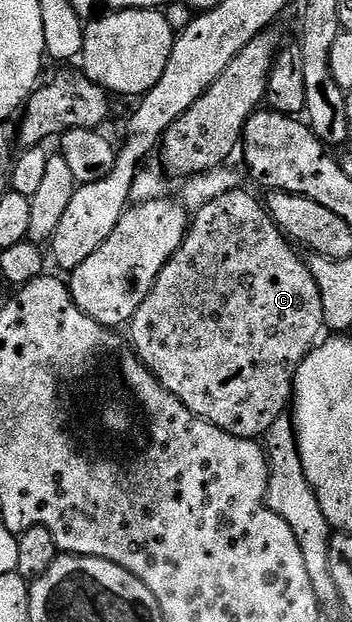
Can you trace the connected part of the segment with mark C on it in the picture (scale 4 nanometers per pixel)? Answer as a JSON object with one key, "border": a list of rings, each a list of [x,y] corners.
{"border":[[[243,190],[225,192],[220,198],[212,198],[208,206],[197,209],[193,213],[186,229],[186,237],[178,252],[166,263],[164,270],[156,278],[148,298],[140,302],[140,310],[129,322],[130,340],[134,343],[133,355],[142,361],[150,373],[162,383],[192,414],[199,416],[201,420],[212,422],[212,426],[220,426],[233,436],[239,436],[245,440],[258,440],[265,437],[266,432],[291,407],[294,394],[294,375],[304,362],[304,358],[310,353],[310,349],[319,343],[320,337],[326,328],[324,322],[324,302],[320,302],[320,286],[316,286],[316,278],[312,278],[310,265],[305,259],[301,260],[294,251],[295,245],[283,236],[282,232],[274,225],[270,217],[267,205],[261,204],[254,196],[249,196]]]}

